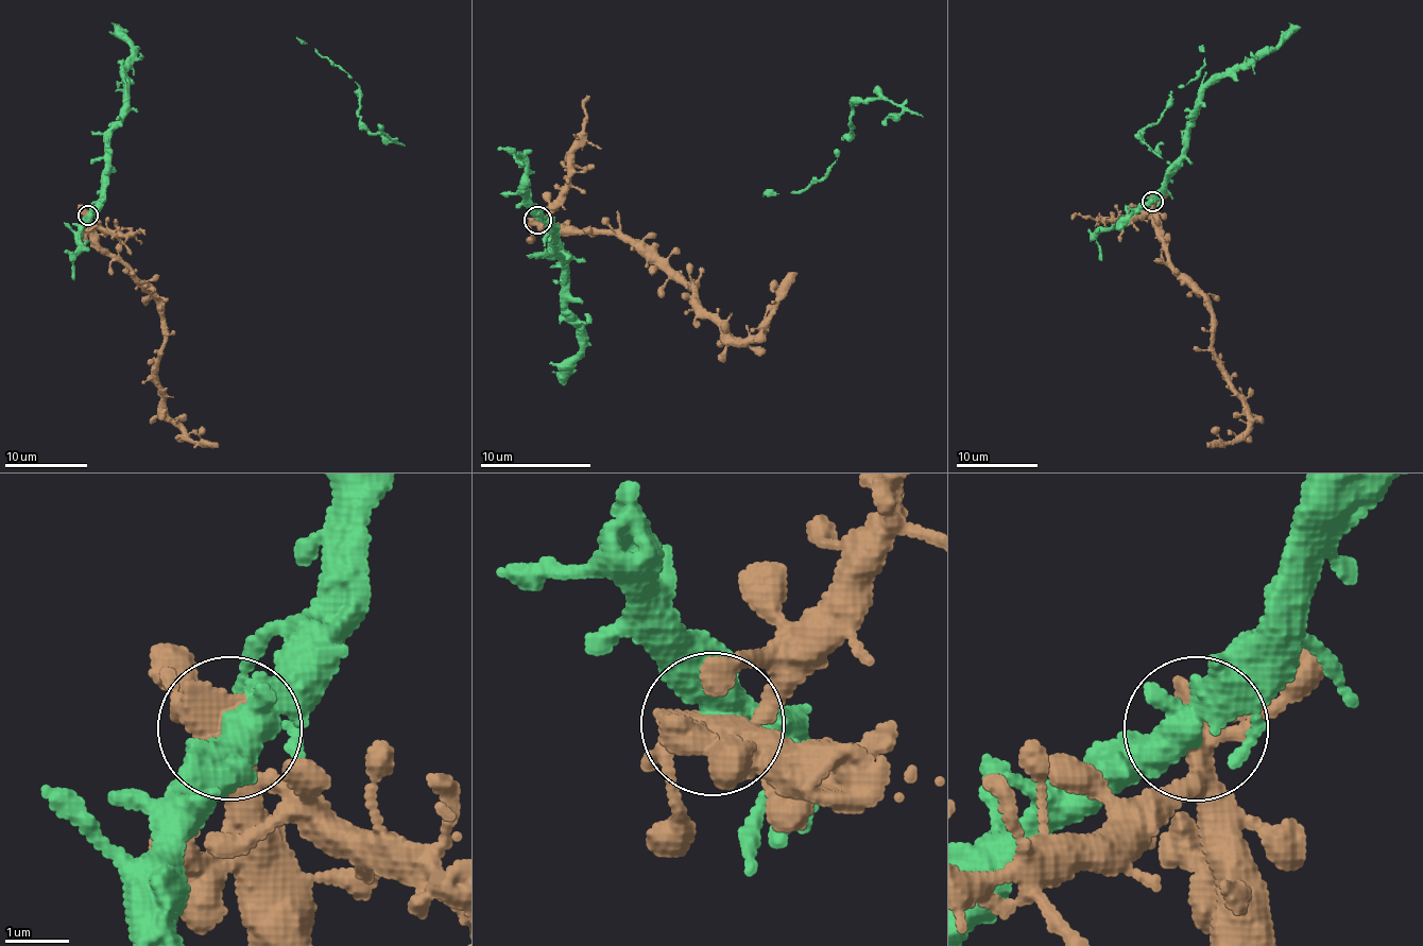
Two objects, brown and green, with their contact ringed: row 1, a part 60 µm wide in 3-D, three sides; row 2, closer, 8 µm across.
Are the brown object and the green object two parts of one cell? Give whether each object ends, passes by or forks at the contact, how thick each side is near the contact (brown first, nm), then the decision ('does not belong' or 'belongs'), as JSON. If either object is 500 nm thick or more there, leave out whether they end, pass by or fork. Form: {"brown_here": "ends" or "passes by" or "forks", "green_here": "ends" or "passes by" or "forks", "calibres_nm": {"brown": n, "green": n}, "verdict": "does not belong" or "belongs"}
{"calibres_nm": {"brown": 400, "green": 550}, "verdict": "does not belong"}

